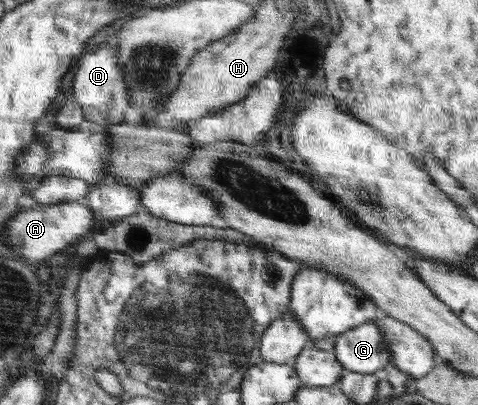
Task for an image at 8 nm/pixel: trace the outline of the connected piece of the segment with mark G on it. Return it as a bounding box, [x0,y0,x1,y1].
[333,319,390,374]

